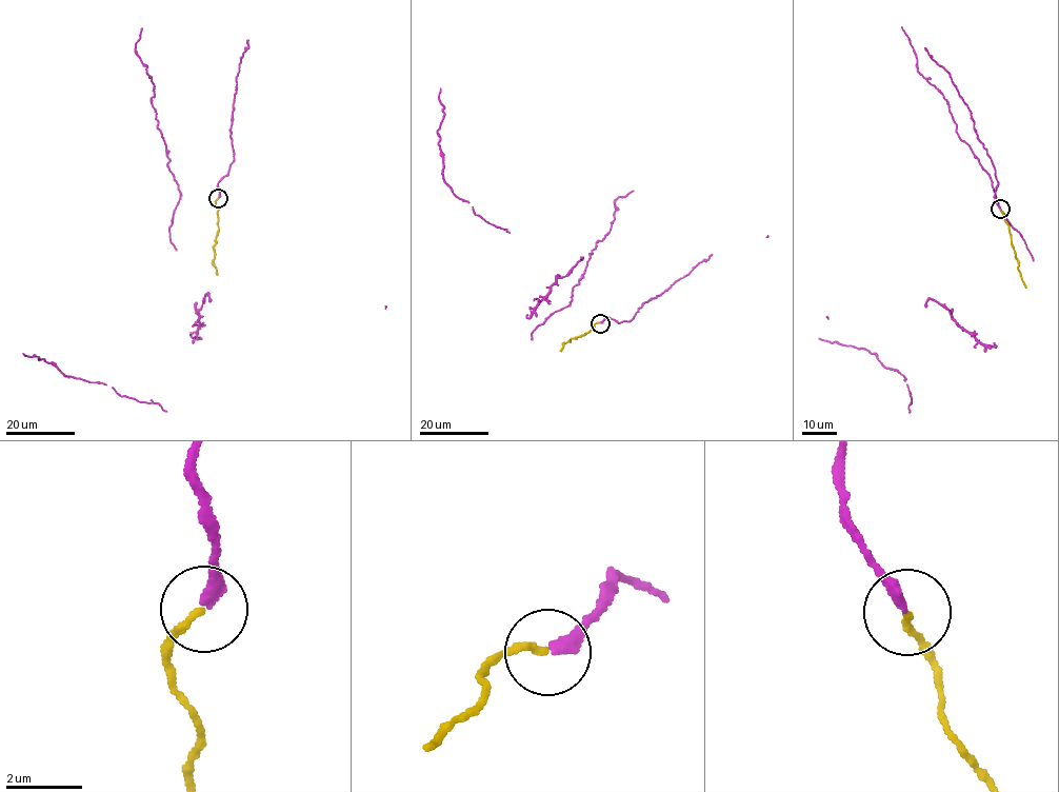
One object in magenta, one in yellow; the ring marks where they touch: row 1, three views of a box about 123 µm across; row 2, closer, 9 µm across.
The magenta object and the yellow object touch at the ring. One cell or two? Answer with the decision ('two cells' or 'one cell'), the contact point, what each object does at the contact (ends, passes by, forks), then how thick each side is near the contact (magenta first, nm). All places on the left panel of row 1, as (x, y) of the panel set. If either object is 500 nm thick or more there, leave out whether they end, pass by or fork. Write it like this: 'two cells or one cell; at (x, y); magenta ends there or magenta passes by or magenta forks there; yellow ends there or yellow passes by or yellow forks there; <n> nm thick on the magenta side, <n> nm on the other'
one cell; at (218, 198); magenta ends there; yellow ends there; 300 nm thick on the magenta side, 180 nm on the other

